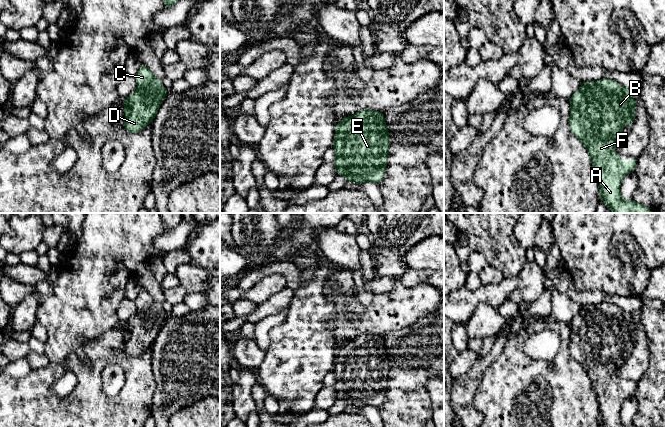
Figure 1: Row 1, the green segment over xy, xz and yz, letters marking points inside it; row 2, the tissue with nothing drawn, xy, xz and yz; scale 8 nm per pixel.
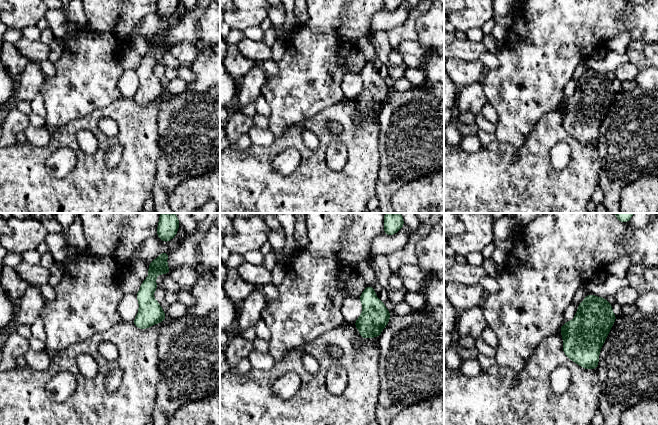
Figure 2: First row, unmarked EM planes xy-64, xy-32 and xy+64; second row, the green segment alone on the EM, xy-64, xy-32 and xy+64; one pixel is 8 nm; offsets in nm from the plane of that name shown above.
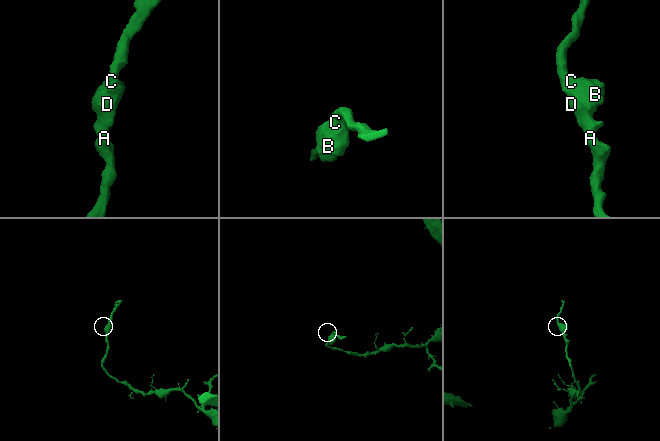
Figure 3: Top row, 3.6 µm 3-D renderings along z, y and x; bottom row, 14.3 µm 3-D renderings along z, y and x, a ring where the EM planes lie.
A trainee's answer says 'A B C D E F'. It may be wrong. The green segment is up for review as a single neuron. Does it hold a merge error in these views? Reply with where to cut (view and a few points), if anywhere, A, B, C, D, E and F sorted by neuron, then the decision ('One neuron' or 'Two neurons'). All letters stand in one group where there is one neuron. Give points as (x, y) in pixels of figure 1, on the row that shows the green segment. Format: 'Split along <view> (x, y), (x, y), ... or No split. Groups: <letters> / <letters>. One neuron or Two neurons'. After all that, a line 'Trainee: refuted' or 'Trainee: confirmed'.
No split. Groups: A B C D E F. One neuron
Trainee: confirmed

